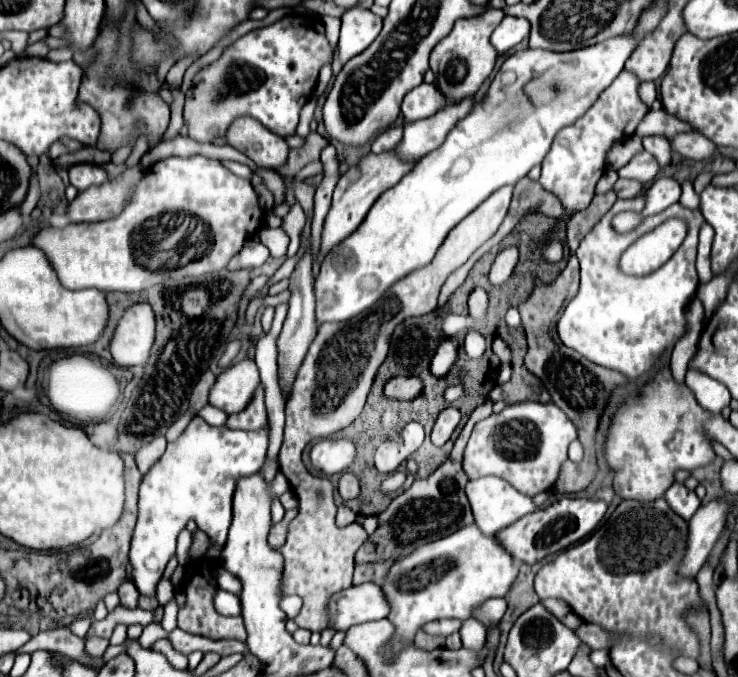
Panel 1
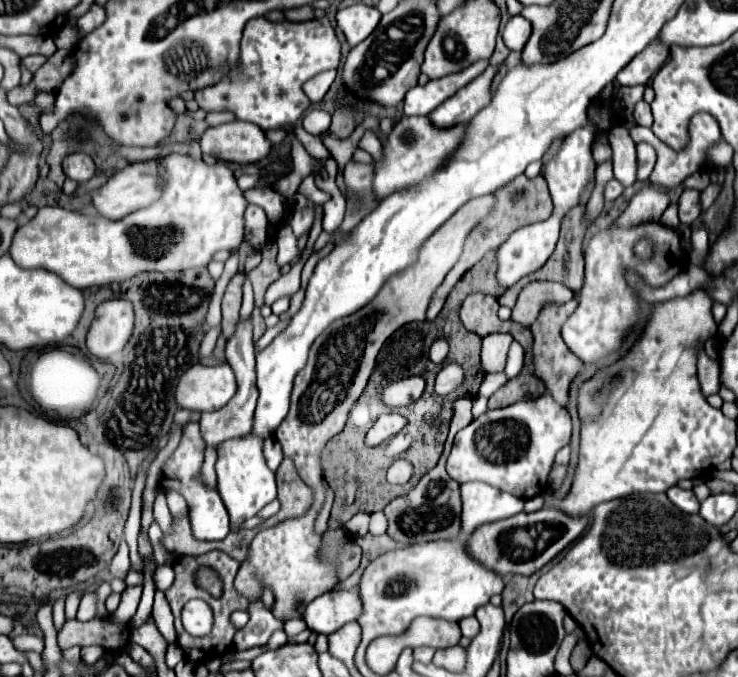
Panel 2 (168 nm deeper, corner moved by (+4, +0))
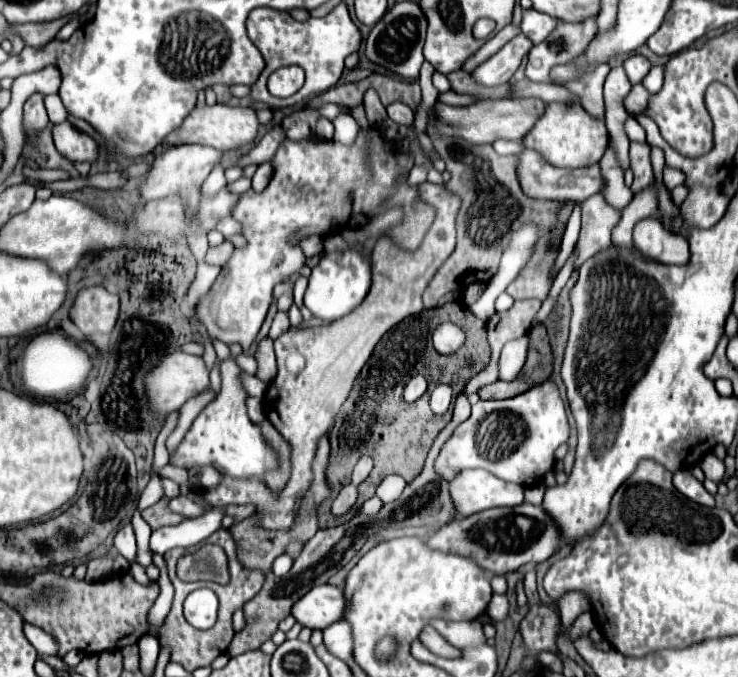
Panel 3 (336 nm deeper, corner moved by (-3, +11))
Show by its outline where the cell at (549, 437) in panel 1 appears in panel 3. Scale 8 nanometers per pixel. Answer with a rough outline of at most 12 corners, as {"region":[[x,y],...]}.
{"region":[[553,381],[479,401],[443,445],[451,481],[543,483],[569,439]]}

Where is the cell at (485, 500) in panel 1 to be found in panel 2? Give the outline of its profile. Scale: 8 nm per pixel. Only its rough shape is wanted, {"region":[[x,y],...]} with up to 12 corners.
{"region":[[466,482],[462,534],[510,518],[524,500],[484,482]]}

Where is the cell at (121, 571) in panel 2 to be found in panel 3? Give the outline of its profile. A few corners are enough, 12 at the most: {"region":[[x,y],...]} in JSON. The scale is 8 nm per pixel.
{"region":[[151,477],[139,497],[139,511],[163,497],[161,477]]}

